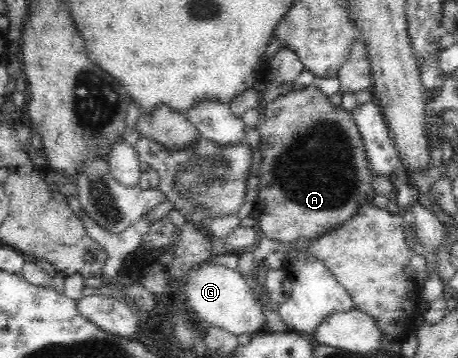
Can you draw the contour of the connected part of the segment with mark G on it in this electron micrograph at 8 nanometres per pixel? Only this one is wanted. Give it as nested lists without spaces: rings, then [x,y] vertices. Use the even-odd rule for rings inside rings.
[[[213,262],[199,265],[183,278],[181,281],[185,291],[185,306],[195,317],[199,317],[203,324],[208,327],[215,327],[225,330],[236,337],[241,334],[253,336],[254,332],[261,330],[265,325],[263,310],[253,295],[251,288],[247,285],[247,280],[236,269],[229,269],[224,265]]]

